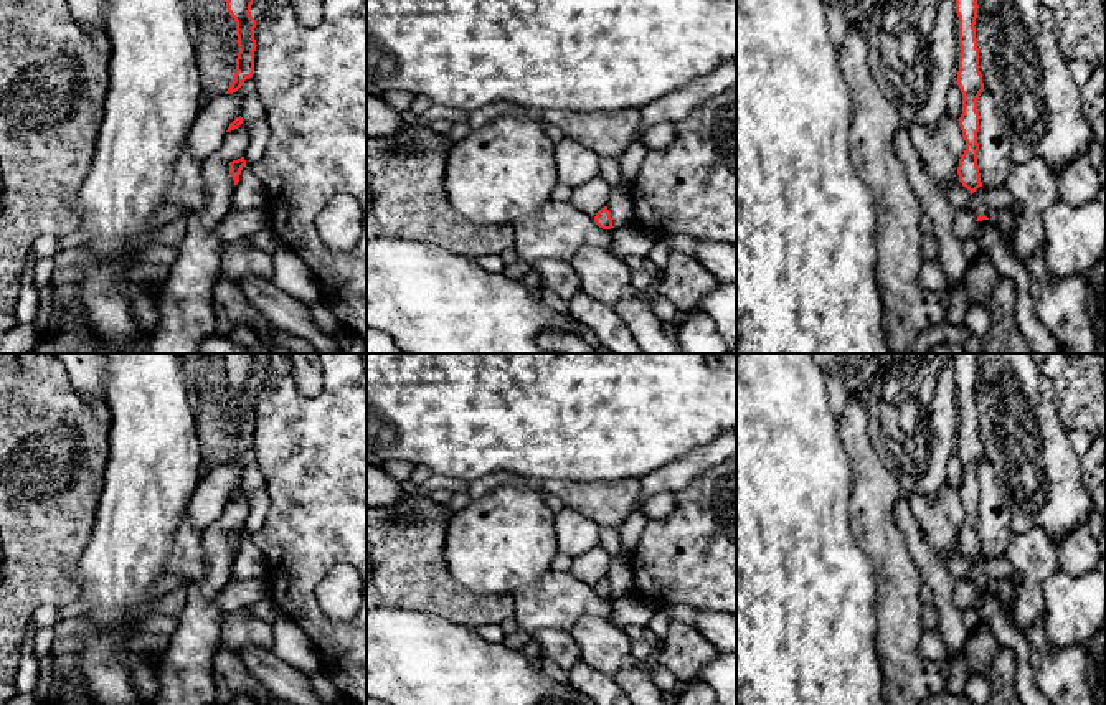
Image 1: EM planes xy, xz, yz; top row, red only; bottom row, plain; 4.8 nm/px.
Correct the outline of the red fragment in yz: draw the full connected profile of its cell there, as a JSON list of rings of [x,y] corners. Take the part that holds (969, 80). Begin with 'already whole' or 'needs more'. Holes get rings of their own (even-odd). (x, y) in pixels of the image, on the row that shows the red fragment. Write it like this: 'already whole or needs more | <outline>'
needs more | [[[956,0],[956,13],[959,17],[959,71],[957,81],[962,92],[962,114],[957,119],[966,140],[966,150],[959,159],[957,175],[962,187],[972,195],[966,210],[977,216],[977,221],[989,220],[989,206],[985,203],[985,188],[981,182],[977,167],[977,132],[979,112],[977,99],[984,91],[982,74],[979,71],[979,48],[976,41],[977,0]]]

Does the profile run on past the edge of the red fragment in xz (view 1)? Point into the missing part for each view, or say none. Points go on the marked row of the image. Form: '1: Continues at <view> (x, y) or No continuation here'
1: No continuation here

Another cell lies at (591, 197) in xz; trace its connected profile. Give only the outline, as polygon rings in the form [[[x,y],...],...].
[[[594,177],[591,182],[573,188],[571,198],[568,200],[576,210],[596,216],[599,210],[603,210],[609,200],[611,193],[609,183],[603,177]]]

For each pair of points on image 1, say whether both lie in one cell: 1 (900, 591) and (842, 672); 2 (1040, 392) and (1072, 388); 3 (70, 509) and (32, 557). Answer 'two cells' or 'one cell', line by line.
1: two cells
2: two cells
3: one cell

